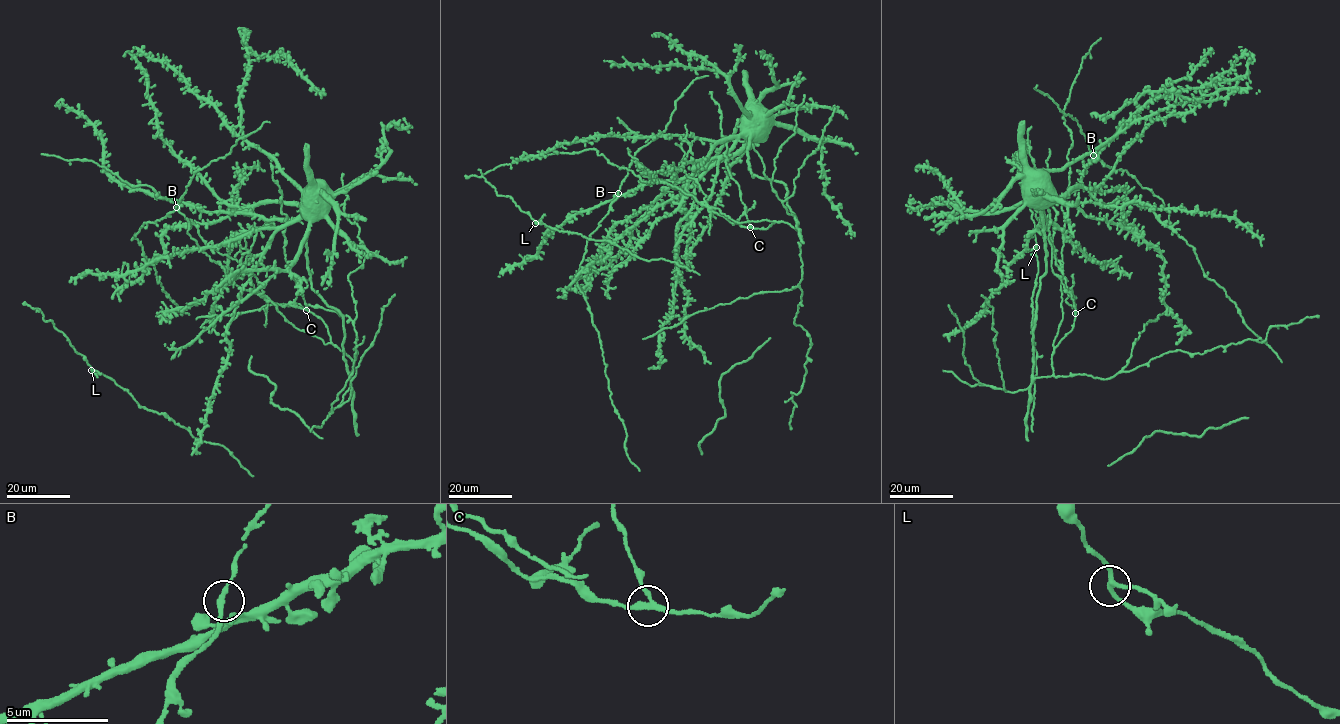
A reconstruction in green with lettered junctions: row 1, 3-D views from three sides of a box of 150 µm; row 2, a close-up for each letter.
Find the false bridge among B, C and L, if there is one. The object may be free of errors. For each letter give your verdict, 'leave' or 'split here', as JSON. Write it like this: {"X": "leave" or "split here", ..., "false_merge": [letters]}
{"B": "leave", "C": "split here", "L": "leave", "false_merge": ["C"]}

